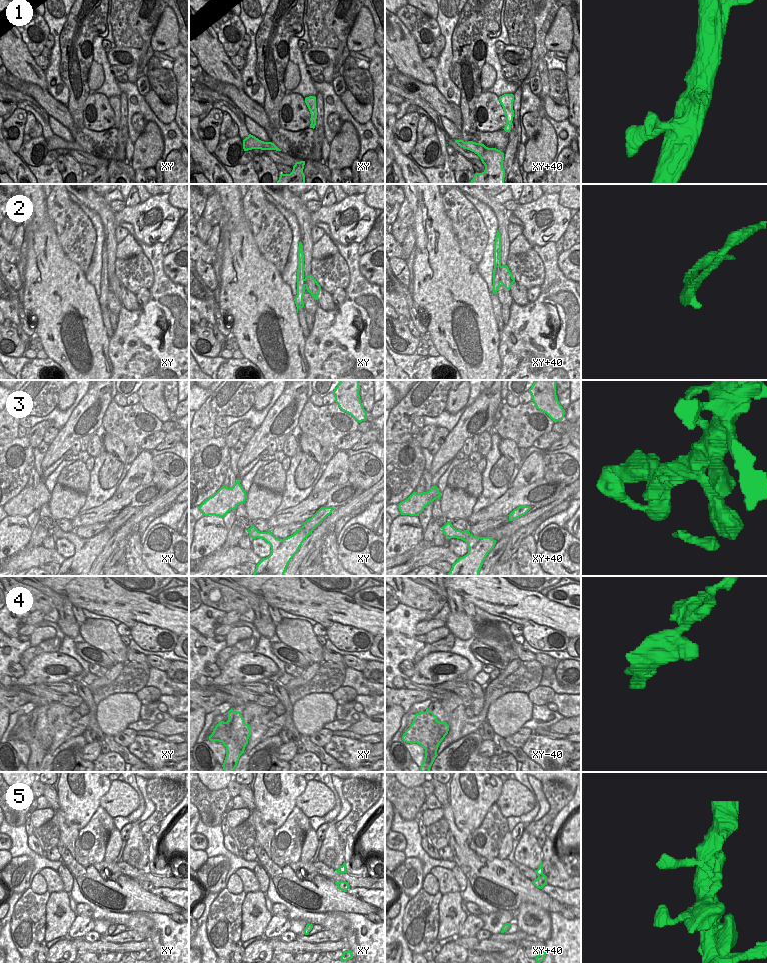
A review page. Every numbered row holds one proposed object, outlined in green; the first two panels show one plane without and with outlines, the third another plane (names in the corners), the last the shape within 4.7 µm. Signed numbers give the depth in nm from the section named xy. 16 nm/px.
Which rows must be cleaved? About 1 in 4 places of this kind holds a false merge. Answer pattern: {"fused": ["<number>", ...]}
{"fused": ["2", "4"]}

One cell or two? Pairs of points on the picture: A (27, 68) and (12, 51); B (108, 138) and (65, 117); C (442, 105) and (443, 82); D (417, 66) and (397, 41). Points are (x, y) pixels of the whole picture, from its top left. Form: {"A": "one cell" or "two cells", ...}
{"A": "one cell", "B": "one cell", "C": "two cells", "D": "one cell"}

